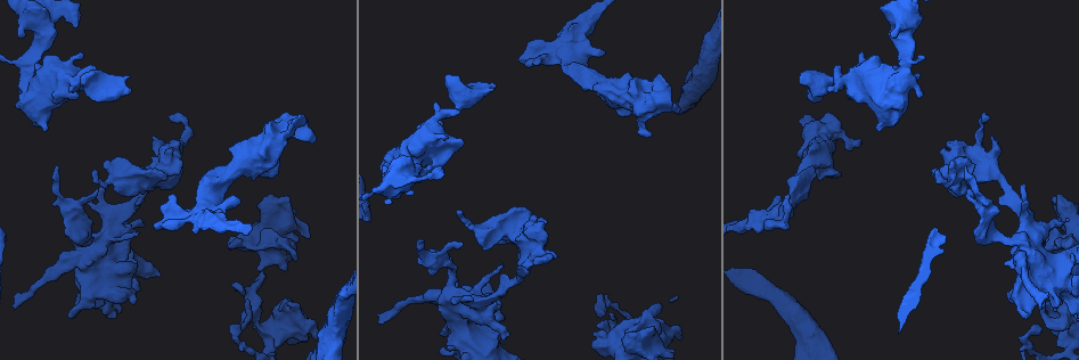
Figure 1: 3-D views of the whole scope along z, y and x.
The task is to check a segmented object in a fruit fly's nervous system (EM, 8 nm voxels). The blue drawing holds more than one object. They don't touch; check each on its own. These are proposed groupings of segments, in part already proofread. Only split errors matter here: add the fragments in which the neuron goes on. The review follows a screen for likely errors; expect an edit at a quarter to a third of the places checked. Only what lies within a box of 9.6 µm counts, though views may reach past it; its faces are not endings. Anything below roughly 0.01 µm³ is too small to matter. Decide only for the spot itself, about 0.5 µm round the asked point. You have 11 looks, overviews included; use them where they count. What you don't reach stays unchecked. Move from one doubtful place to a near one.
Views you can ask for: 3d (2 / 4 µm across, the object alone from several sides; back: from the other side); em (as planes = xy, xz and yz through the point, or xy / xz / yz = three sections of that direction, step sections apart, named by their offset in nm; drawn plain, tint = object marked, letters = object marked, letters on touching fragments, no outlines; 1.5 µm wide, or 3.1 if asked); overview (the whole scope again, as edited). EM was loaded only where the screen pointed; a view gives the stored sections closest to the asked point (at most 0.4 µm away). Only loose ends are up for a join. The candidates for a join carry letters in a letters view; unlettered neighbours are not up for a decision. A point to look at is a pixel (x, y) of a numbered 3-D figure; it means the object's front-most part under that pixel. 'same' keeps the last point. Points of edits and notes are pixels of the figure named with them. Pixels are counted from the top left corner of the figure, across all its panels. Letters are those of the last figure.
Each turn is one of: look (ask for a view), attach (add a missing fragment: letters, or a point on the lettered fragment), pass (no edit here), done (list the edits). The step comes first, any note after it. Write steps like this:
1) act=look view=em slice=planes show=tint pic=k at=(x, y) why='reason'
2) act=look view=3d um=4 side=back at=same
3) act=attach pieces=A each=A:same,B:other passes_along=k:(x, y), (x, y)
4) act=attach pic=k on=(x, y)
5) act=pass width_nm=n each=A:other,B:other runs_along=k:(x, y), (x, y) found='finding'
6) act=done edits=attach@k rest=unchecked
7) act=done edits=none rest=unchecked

act=look view=em slice=planes show=plain pic=1 at=(128, 92) why='branch stops here'

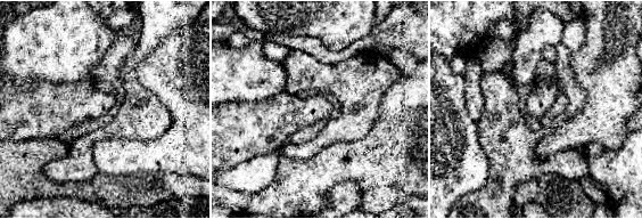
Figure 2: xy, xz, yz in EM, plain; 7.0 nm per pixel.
act=look view=em slice=planes show=letters at=same

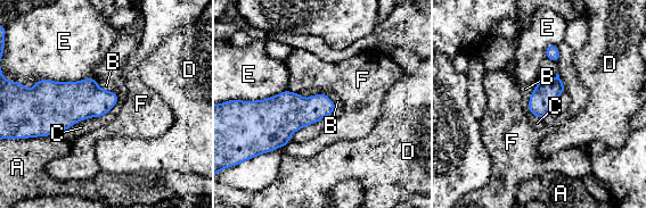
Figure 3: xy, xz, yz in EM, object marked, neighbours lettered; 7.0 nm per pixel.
act=pass each=A:other,B:other,C:other,D:other,E:other,F:other found='no lettered fragment goes on from it'

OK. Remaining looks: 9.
act=look view=em slice=planes show=letters pic=1 at=(861, 52) why='branch stops here'

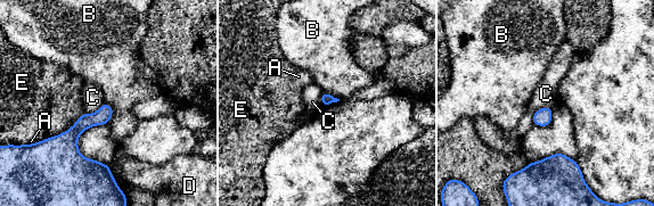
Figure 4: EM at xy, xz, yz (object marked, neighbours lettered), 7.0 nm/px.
act=pass each=A:other,B:other,C:other,D:other,E:other runs_along=4:(106, 107), (72, 134), (72, 150), (98, 167) found='none of them fits'

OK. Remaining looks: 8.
act=look view=3d um=2 side=back pic=1 at=(679, 110) why='an open end'

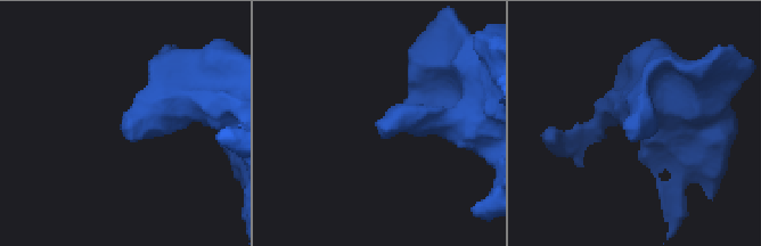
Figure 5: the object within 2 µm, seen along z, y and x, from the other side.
act=look view=em slice=yz step=8 show=letters pic=5 at=(132, 140) why='shape alone is not enough'

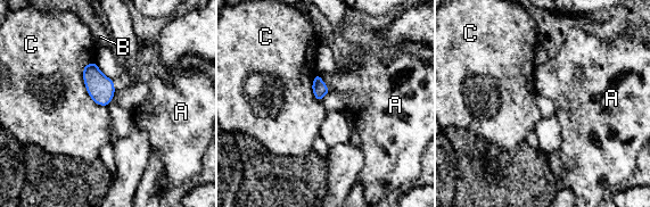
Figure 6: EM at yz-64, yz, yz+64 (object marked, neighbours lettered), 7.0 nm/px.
act=look view=em slice=planes show=letters at=same

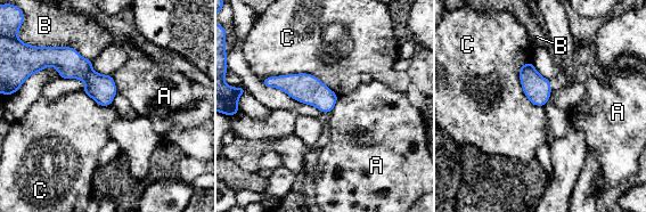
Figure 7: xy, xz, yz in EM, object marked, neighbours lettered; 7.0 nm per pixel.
act=pass each=A:other,B:other,C:other border=7:(261, 79), (311, 73), (337, 96) found='none of them fits'

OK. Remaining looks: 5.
act=look view=3d um=4 pic=1 at=(504, 344) why='an open end'

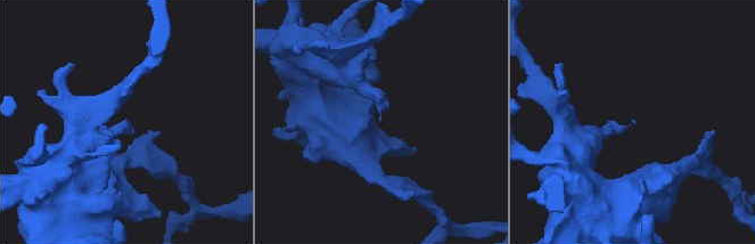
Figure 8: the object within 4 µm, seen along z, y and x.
act=look view=em slice=xy step=4 show=letters pic=8 at=(635, 122)

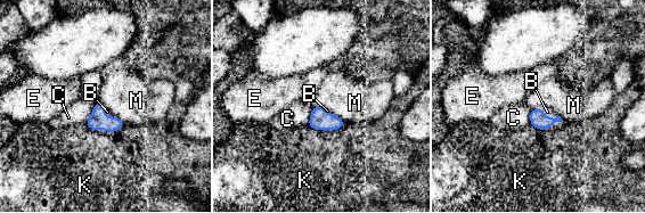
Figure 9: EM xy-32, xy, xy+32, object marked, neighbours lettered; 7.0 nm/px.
act=look view=em slice=planes show=letters at=same why='cut it another way'

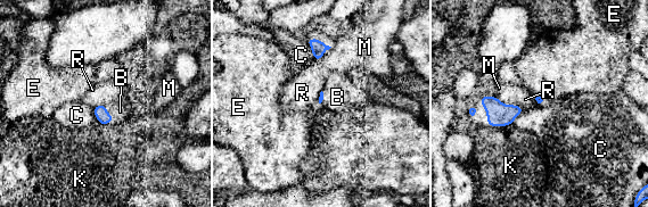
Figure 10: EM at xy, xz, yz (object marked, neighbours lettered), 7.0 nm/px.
act=attach pic=10 on=(120, 112) each=B:same,C:other,E:other,K:other,M:other,R:other passes_along=10:(100, 112), (107, 114), (120, 112) found='the neuron continues'

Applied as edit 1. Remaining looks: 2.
act=look view=3d um=4 pic=1 at=(230, 246) why='an open end'

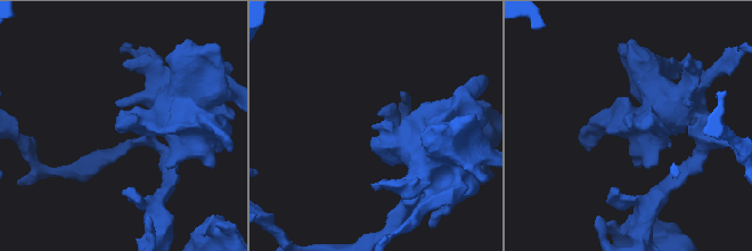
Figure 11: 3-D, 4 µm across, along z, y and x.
act=look view=em slice=planes show=letters pic=11 at=(628, 127) why='now the EM'

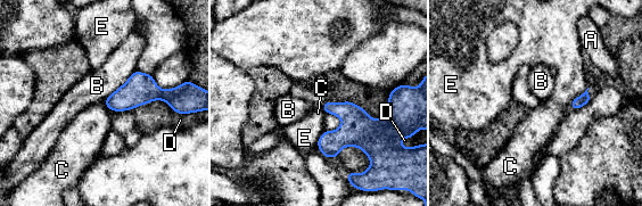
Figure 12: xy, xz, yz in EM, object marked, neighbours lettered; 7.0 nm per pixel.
act=pass width_nm=190 each=A:other,B:other,C:other,D:other,E:other found='no lettered fragment goes on from it'

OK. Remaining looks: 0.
act=done edits=attach@10 rest=unchecked

